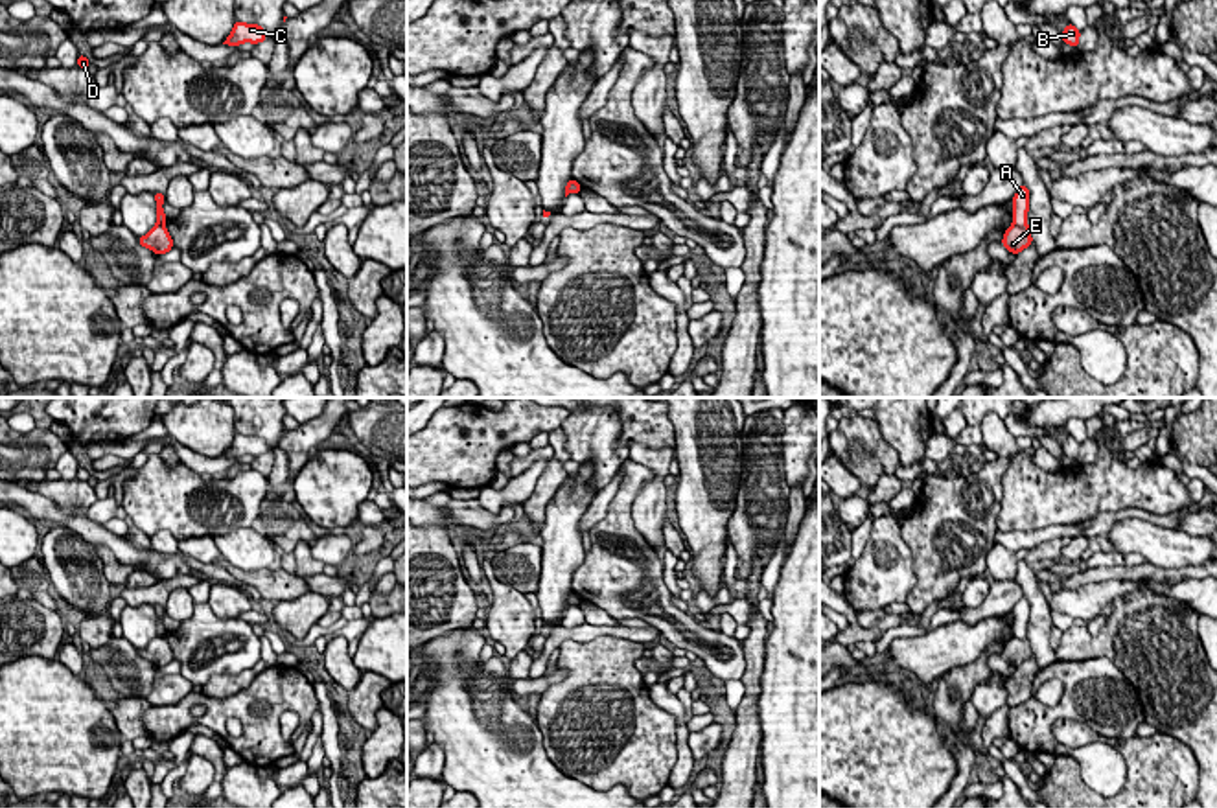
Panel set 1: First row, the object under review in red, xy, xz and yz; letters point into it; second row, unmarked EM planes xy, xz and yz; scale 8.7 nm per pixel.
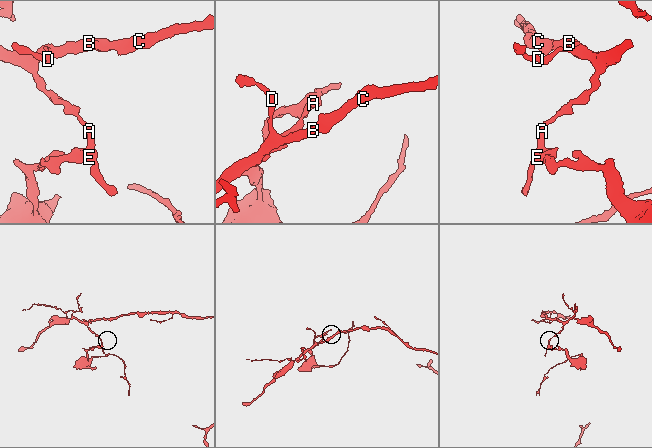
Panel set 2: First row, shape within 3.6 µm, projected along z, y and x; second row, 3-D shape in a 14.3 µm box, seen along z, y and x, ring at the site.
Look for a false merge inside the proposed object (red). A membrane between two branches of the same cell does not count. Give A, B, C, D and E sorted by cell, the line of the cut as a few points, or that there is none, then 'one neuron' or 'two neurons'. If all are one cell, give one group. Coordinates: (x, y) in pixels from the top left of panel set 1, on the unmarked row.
A B C D / E; cut in yz along (1013, 635), (1026, 637); two neurons

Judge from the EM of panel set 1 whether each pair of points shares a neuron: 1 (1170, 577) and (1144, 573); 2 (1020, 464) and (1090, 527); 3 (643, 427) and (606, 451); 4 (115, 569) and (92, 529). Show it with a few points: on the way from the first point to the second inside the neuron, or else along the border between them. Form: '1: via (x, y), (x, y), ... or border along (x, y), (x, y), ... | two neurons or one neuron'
1: via (1164, 577), (1149, 573) | one neuron
2: border along (1125, 510), (1103, 510), (1081, 523) | two neurons
3: border along (617, 416), (621, 422), (619, 438), (628, 448) | two neurons
4: border along (96, 545), (105, 545), (133, 569) | two neurons

